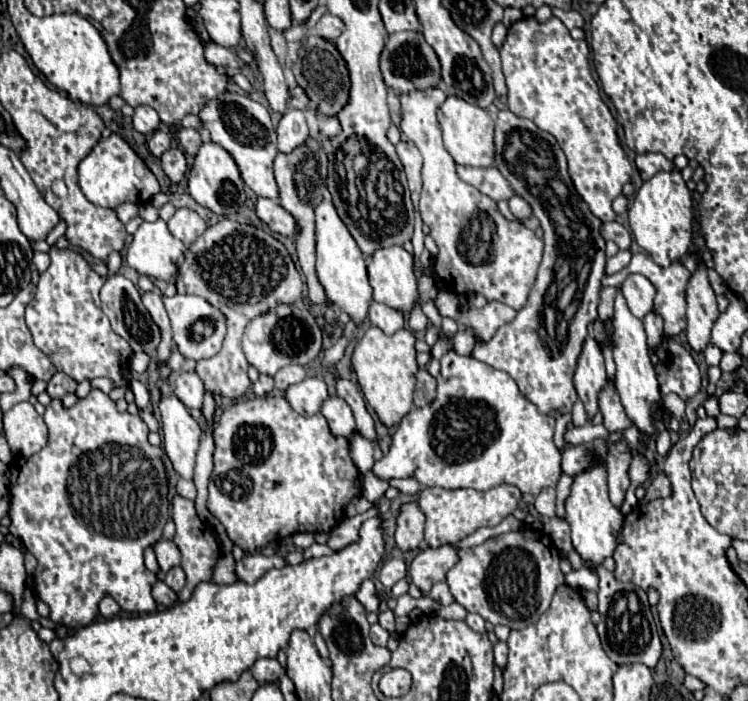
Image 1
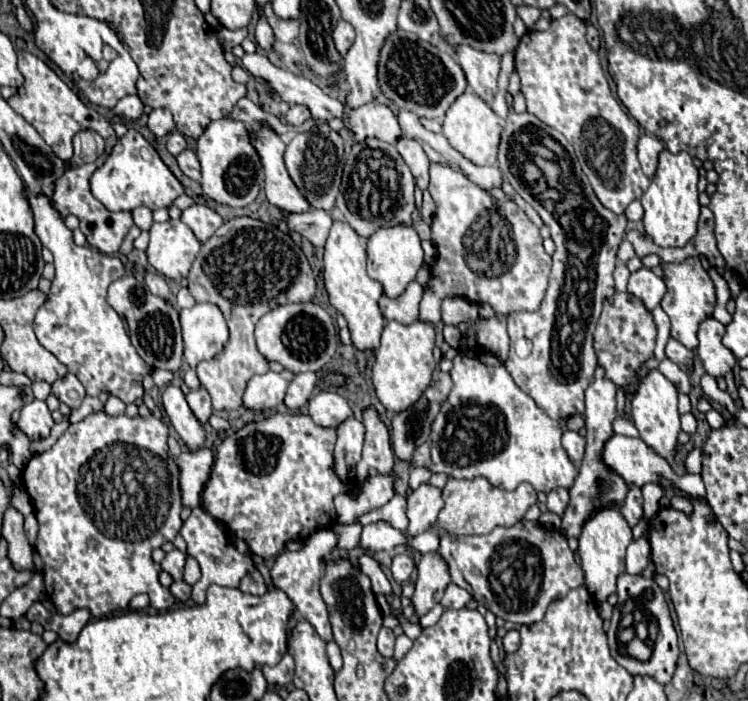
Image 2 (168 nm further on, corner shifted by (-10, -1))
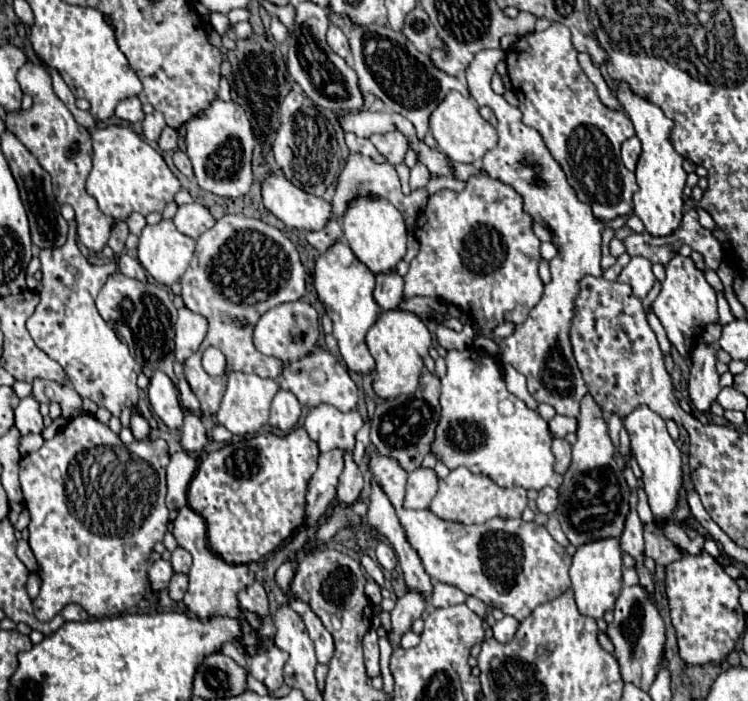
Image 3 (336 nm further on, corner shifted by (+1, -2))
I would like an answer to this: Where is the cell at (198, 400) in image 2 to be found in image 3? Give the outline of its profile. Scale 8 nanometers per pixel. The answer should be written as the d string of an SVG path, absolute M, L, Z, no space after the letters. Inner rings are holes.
M191 411L185 415L185 423L181 429L181 443L183 443L183 449L189 453L201 453L207 445L205 427L201 419Z

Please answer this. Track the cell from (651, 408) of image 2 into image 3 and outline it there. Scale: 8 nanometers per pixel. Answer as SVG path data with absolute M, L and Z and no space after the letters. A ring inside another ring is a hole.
M639 405L633 409L625 419L623 425L631 437L631 447L635 453L635 459L643 471L643 489L649 497L649 505L659 521L665 521L671 517L677 505L679 487L681 487L681 451L673 443L671 435L667 433L665 419L651 411L647 405Z

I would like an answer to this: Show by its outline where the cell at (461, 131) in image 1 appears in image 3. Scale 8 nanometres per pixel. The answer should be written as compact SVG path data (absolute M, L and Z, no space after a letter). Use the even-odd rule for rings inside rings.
M451 91L439 103L439 107L431 113L429 129L431 129L439 149L445 155L449 155L455 163L479 163L481 157L497 145L495 127L479 115L479 107L477 107L477 103L473 103L471 97L463 97L457 91Z

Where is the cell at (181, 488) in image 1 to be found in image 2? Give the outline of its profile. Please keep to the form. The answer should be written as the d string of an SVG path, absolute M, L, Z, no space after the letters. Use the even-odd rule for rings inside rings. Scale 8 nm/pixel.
M170 436L168 440L170 454L178 462L180 468L180 492L182 492L182 504L196 508L200 504L200 496L204 490L204 484L210 476L214 454L210 448L200 448L198 452L186 452L184 446L176 438Z

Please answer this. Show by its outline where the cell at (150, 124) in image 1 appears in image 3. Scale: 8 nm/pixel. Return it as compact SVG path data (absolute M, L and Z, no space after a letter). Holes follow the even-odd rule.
M153 111L151 115L145 115L145 119L143 119L143 135L145 135L145 139L157 141L163 129L165 129L165 119L163 119L163 115L159 111Z

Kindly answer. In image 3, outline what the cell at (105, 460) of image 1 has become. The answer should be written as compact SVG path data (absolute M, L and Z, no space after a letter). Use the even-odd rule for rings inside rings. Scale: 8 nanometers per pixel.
M77 415L73 417L53 439L45 441L41 449L25 455L19 463L21 471L19 471L19 481L21 481L21 489L23 489L23 497L25 497L25 505L31 513L31 523L29 523L29 545L35 553L35 559L39 563L39 577L41 577L41 591L33 601L33 609L35 609L35 617L39 621L49 621L53 619L65 605L69 603L77 603L81 605L91 617L101 619L101 617L113 617L119 615L131 607L135 607L139 601L147 599L151 605L155 605L159 601L159 593L157 591L149 591L149 555L153 551L153 545L157 541L163 541L163 535L167 531L167 519L169 519L169 511L165 507L165 467L169 463L169 453L167 453L167 443L163 439L141 439L141 441L133 441L131 445L125 445L117 433L113 433L109 429L109 425L97 421L93 415Z

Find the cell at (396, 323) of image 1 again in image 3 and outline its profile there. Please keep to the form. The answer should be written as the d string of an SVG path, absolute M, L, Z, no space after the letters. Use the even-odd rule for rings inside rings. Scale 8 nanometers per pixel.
M397 273L393 275L375 275L377 277L377 287L375 287L375 301L383 311L389 309L399 309L403 301L403 277Z

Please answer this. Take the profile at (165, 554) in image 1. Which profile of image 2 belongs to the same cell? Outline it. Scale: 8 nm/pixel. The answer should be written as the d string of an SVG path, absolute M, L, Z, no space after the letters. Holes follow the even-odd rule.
M172 550L166 554L166 558L162 560L162 570L168 572L174 580L182 580L182 572L184 572L184 562L186 562L186 554L182 554L180 550Z

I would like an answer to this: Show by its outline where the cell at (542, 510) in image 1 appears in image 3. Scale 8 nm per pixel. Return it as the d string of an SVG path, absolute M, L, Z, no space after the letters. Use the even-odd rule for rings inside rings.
M545 487L539 491L539 497L537 497L537 507L541 513L555 513L557 509L557 491L551 489L551 487Z

